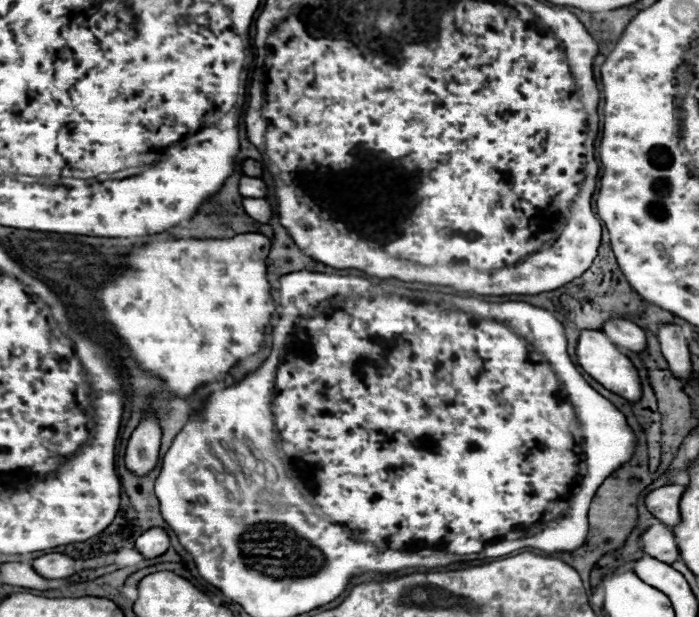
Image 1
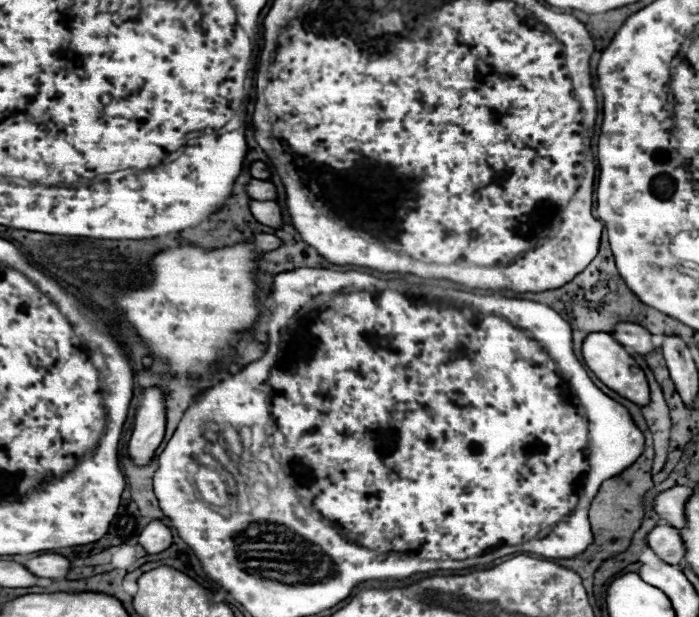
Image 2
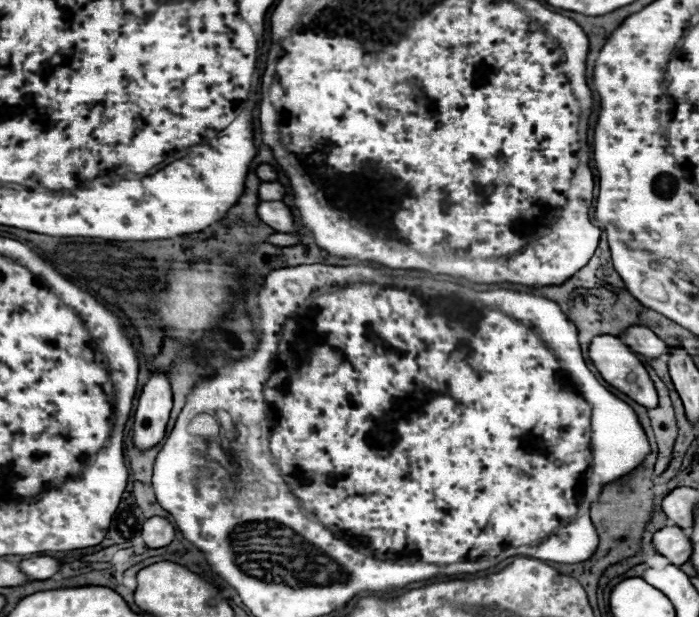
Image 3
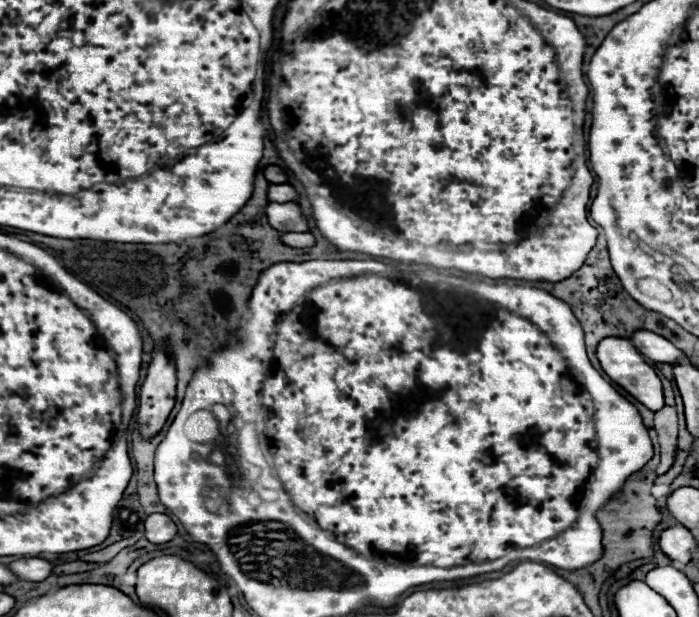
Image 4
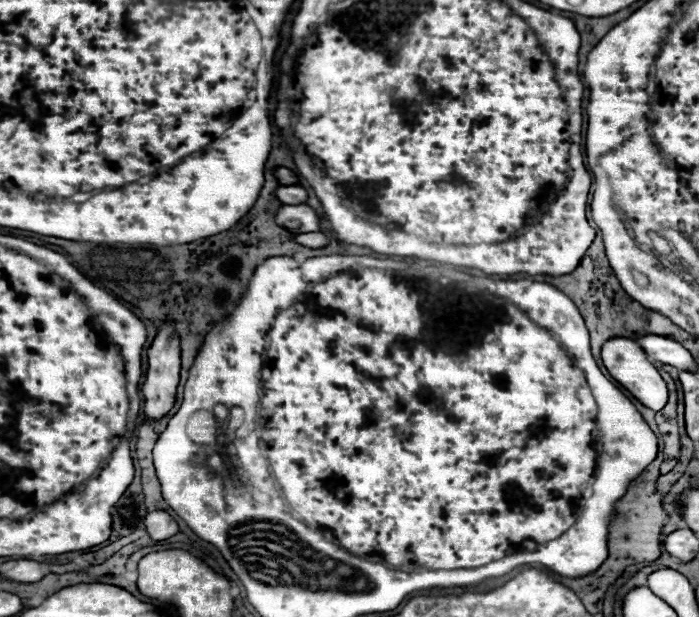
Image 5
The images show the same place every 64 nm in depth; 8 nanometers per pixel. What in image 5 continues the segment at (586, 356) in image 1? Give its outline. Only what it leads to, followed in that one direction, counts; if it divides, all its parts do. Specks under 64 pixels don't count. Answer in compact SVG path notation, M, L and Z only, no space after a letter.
M622 336L620 338L614 338L614 340L606 340L606 344L602 346L602 360L604 360L604 366L608 368L610 376L616 382L620 382L646 408L652 408L652 410L658 412L658 408L664 408L666 406L666 400L668 400L666 382L658 374L658 370L654 368L654 364L646 358L646 352L642 350L642 346L636 340L622 338Z

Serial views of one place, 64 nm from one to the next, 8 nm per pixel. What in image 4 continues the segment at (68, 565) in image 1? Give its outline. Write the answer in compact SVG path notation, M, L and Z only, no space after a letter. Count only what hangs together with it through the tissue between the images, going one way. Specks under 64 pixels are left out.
M22 558L16 562L10 562L8 568L14 576L28 582L42 582L52 574L52 564L40 558Z

